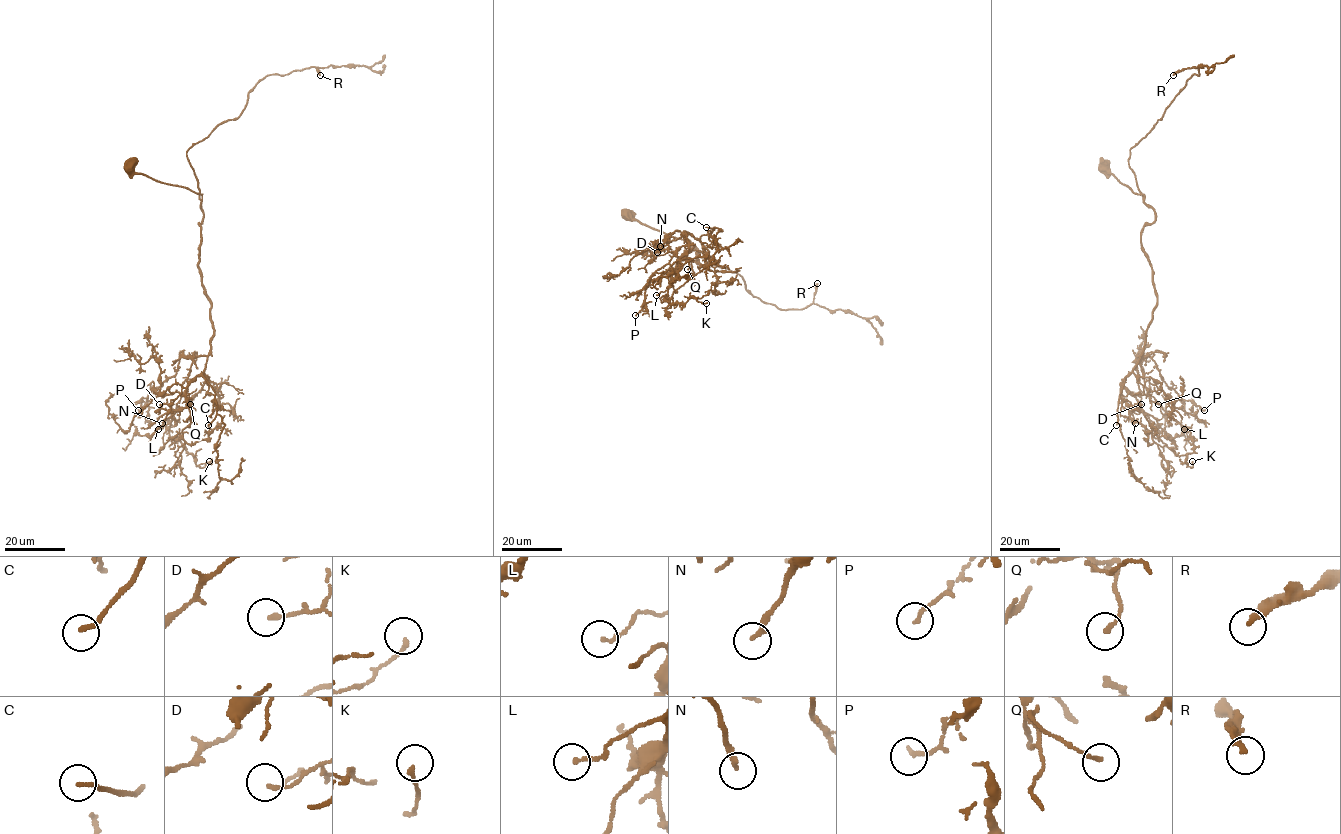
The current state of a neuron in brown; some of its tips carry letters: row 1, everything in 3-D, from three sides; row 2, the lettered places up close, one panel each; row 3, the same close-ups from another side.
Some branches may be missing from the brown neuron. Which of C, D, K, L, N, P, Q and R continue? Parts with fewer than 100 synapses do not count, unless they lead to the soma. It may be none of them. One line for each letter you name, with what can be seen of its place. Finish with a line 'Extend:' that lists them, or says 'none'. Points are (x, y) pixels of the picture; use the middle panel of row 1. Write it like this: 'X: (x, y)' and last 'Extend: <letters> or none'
C: (706, 227)
Extend: C

